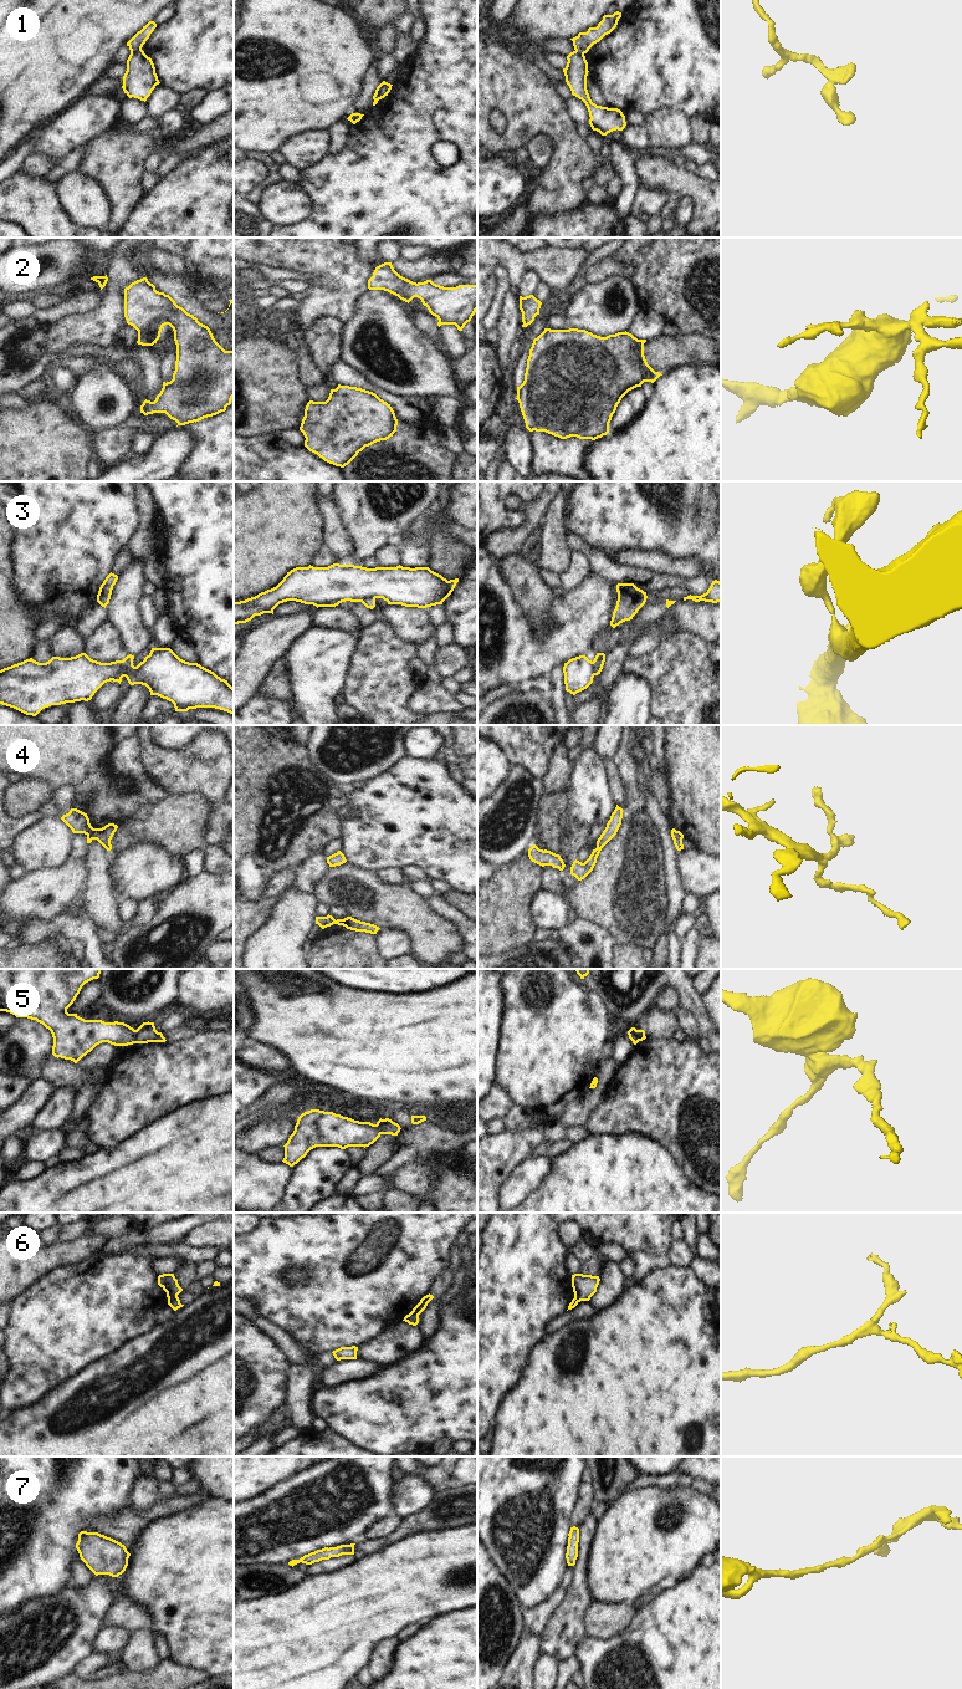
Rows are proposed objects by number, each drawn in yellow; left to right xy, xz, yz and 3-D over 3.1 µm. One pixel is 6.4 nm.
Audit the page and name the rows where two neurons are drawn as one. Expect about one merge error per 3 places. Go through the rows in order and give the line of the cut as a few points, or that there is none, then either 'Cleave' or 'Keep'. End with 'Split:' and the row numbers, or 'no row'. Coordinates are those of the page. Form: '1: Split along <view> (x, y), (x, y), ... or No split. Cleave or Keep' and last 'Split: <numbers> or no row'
1: Split along xy (141, 49), (131, 54). Cleave
2: No split. Keep
3: Split along xy (119, 661), (123, 668), (128, 668), (132, 664). Cleave
4: Split along xy (93, 828), (87, 835). Cleave
5: Split along xy (136, 1030), (133, 1042). Cleave
6: Split along xy (177, 1295), (168, 1300). Cleave
7: No split. Keep
Split: 1, 3, 4, 5, 6

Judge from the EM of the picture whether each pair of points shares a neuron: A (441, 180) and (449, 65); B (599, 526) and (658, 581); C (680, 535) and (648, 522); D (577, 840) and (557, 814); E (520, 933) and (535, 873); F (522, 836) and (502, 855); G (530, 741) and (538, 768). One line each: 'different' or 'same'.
A: same
B: different
C: same
D: same
E: same
F: same
G: same

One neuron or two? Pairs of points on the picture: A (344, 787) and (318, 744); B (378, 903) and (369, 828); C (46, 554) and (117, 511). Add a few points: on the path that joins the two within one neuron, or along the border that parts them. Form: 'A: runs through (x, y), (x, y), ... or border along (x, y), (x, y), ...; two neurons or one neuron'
A: border along (352, 782), (337, 784); two neurons
B: border along (347, 861), (375, 872); two neurons
C: runs through (64, 536), (88, 511), (100, 511); one neuron

